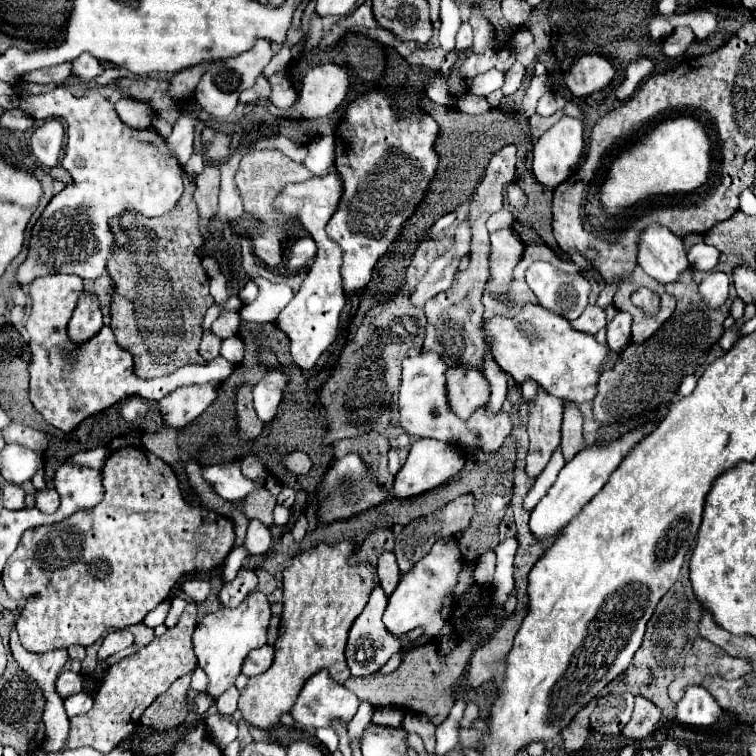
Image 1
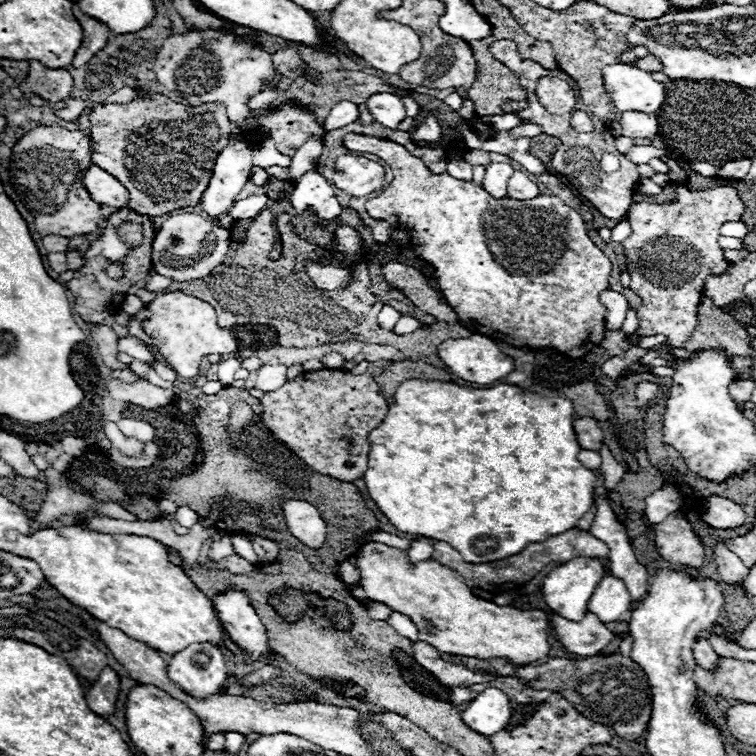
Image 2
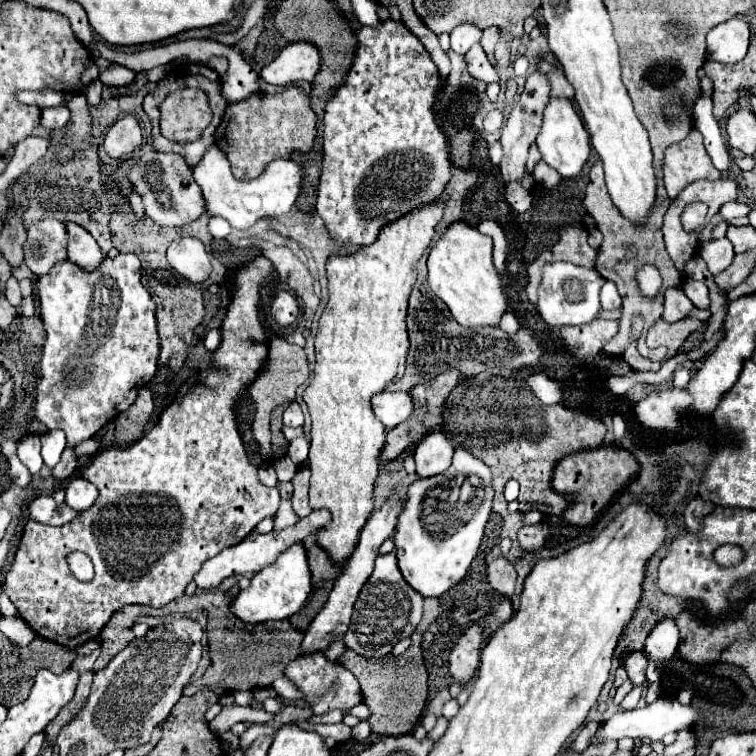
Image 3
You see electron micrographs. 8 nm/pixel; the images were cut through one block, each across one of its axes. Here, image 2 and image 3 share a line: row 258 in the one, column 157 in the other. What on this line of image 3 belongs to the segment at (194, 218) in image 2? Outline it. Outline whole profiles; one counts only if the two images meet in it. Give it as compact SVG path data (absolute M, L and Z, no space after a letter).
M156 150L146 152L140 158L140 164L136 164L128 172L128 178L132 180L134 190L144 200L146 216L160 226L184 226L188 222L194 222L206 212L200 186L192 178L192 168L180 154L164 154Z

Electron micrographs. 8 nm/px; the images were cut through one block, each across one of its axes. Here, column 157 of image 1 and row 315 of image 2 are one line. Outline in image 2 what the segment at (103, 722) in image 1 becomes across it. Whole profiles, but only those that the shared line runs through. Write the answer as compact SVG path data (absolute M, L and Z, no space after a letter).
M678 186L674 202L636 202L630 206L626 220L632 226L632 234L622 246L628 258L630 290L642 298L642 306L638 308L638 332L642 336L664 334L676 348L686 344L698 324L696 312L706 278L712 274L720 276L730 268L724 250L718 246L720 226L742 220L744 210L746 206L734 186L716 186L700 192Z

